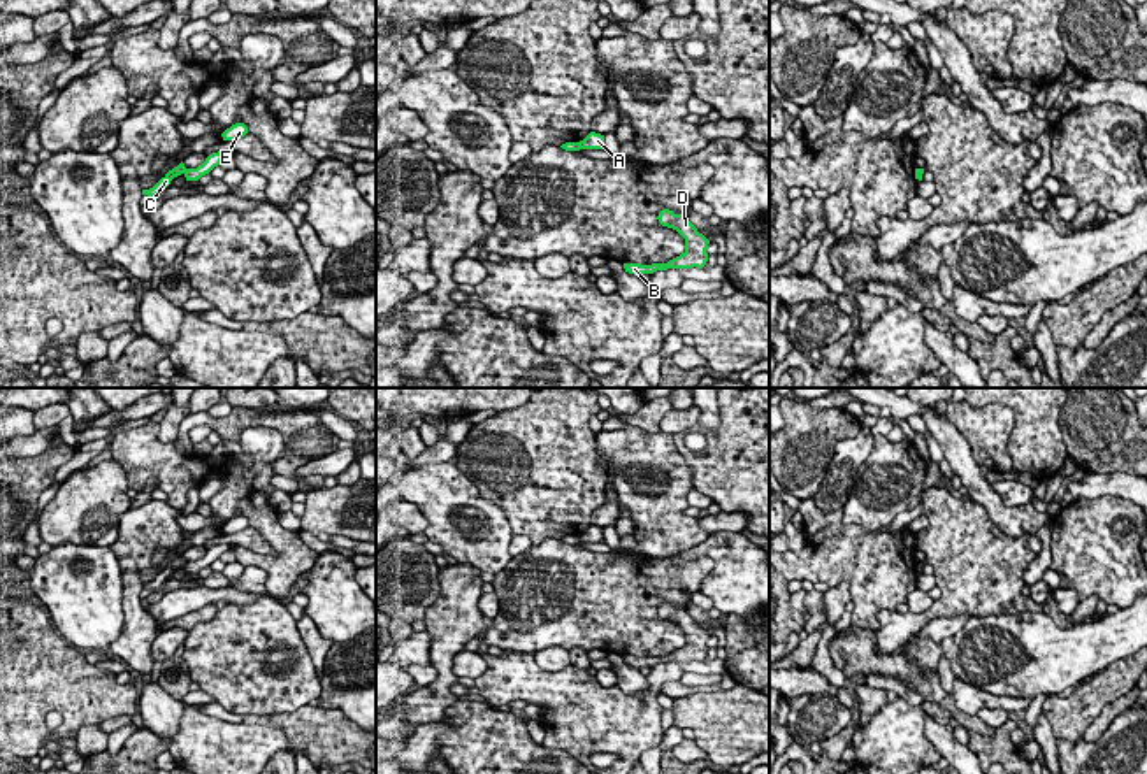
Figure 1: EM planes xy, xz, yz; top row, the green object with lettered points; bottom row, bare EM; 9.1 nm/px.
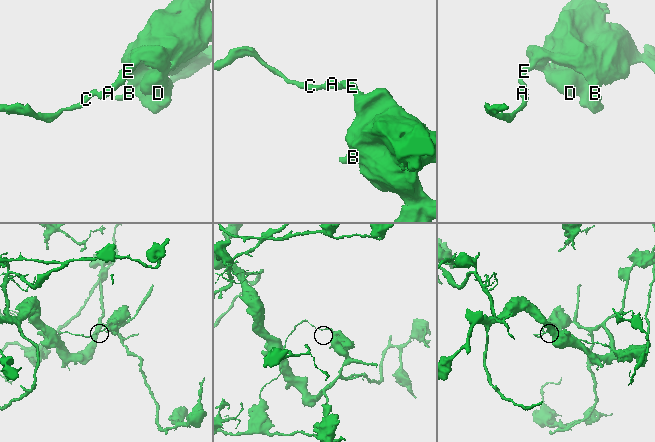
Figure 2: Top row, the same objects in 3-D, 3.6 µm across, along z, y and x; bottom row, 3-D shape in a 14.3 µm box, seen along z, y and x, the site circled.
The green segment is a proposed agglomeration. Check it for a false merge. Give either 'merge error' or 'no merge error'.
merge error

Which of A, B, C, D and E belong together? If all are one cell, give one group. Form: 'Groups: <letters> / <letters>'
Groups: A B D E / C

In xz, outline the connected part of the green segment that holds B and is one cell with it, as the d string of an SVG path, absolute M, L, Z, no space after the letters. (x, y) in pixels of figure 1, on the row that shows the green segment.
M662 209L657 219L662 226L676 230L685 239L685 251L680 256L669 260L667 263L624 263L625 272L641 276L667 269L703 269L708 262L706 249L710 240L697 232L697 228L689 221L687 214L674 214L669 209Z

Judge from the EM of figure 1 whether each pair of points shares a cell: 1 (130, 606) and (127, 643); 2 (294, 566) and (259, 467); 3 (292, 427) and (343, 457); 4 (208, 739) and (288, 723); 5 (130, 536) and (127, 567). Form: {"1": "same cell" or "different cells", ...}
{"1": "same cell", "2": "same cell", "3": "different cells", "4": "different cells", "5": "different cells"}

